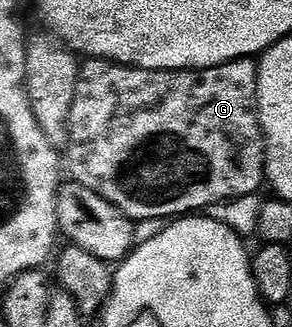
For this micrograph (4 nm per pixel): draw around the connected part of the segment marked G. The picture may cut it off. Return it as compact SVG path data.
M86 58L81 61L78 70L78 81L76 82L76 98L72 98L72 114L70 115L70 142L64 152L64 160L70 163L70 172L73 183L83 184L88 190L92 190L96 194L100 194L100 198L104 198L108 202L112 202L112 206L119 208L128 219L135 222L140 220L160 220L169 221L171 218L181 218L187 214L198 214L203 210L208 210L213 204L222 204L226 200L239 200L245 196L253 196L259 191L258 187L263 187L266 178L266 139L262 133L262 123L258 117L258 66L253 59L233 60L227 64L221 64L215 68L199 68L197 70L187 70L184 72L157 72L156 70L148 70L147 68L131 68L124 64L115 64L112 60L96 60Z

